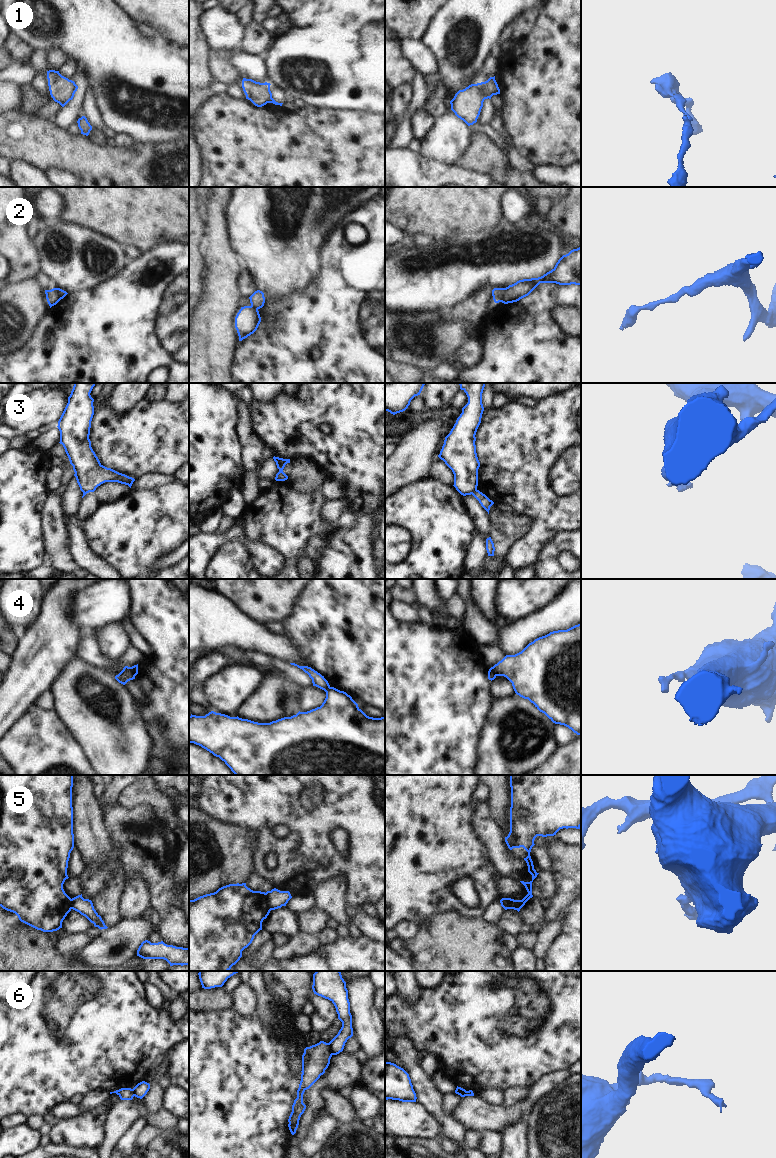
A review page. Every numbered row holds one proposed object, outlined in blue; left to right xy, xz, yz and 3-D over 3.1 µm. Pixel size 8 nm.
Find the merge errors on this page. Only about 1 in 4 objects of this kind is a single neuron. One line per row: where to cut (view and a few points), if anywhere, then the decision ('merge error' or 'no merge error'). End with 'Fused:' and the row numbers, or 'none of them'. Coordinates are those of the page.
1: cut xy (72, 81), (74, 92); merge error
2: cut yz (505, 288), (505, 293), (499, 301); merge error
3: cut yz (476, 489), (472, 494); merge error
4: cut yz (491, 667), (496, 675); merge error
5: cut xz (265, 893), (270, 910); merge error
6: cut xz (327, 1043), (332, 1054); merge error
Fused: 1, 2, 3, 4, 5, 6

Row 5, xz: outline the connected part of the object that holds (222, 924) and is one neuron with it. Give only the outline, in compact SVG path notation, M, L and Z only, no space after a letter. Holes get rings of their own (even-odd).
M229 884L216 892L189 900L189 971L229 971L242 957L242 951L262 930L262 922L270 913L265 892L253 891L242 884Z

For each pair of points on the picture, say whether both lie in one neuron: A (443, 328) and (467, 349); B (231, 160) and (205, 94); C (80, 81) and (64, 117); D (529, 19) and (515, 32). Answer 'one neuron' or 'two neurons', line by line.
A: two neurons
B: two neurons
C: one neuron
D: one neuron

